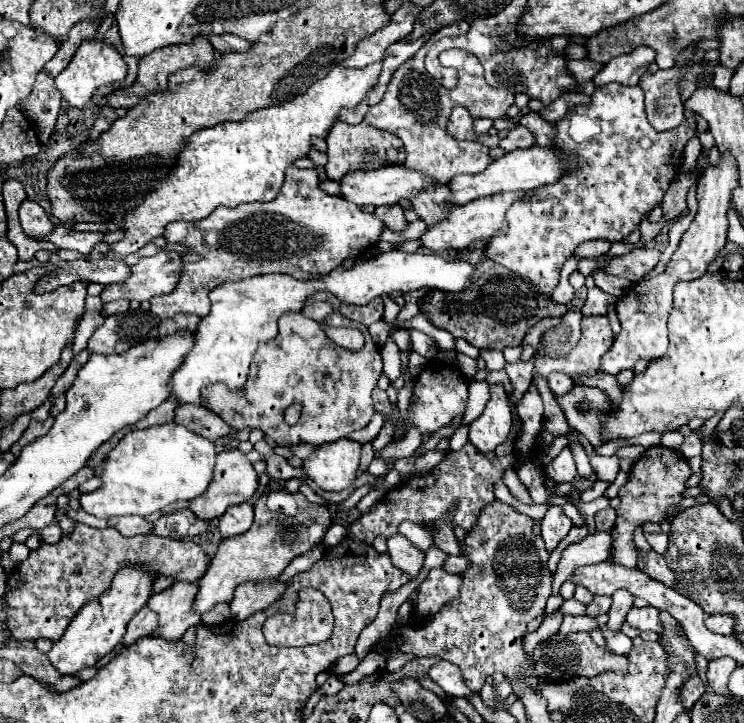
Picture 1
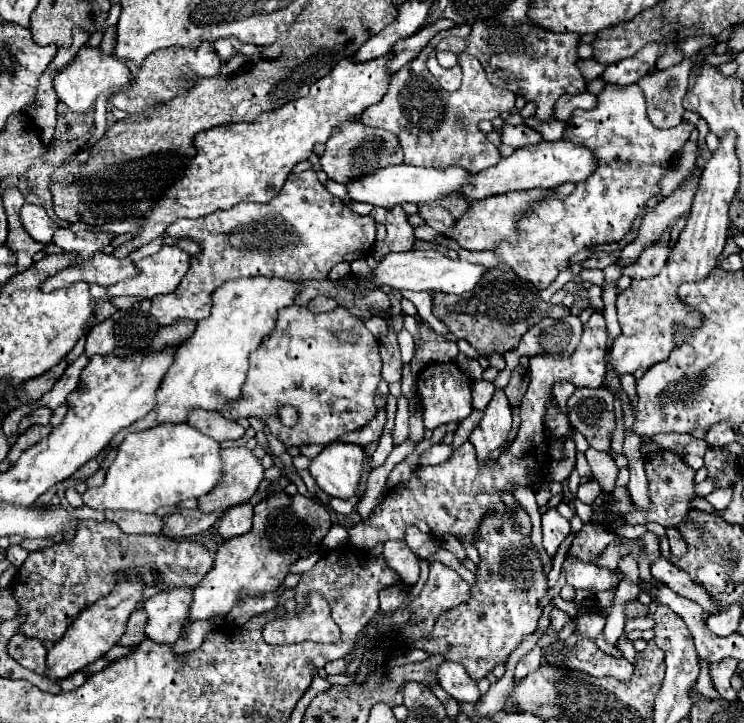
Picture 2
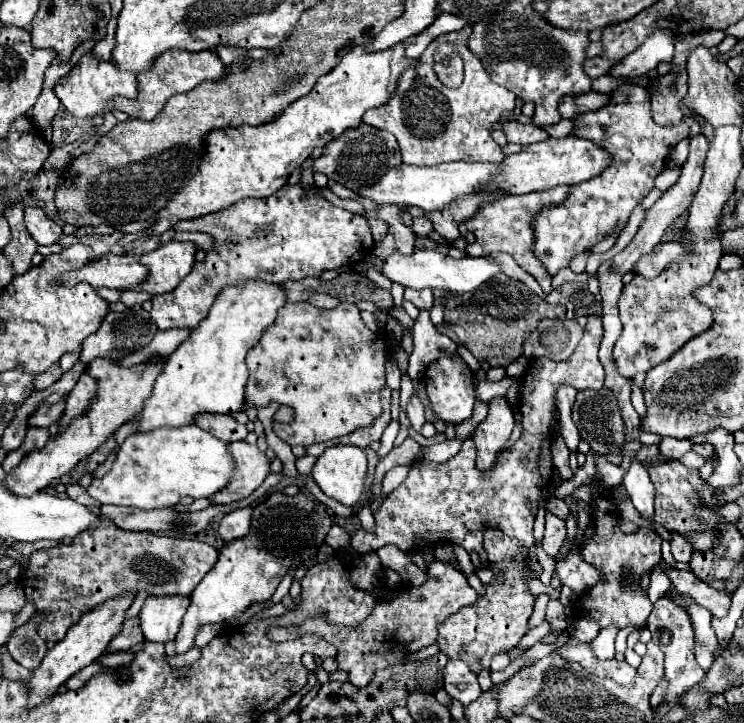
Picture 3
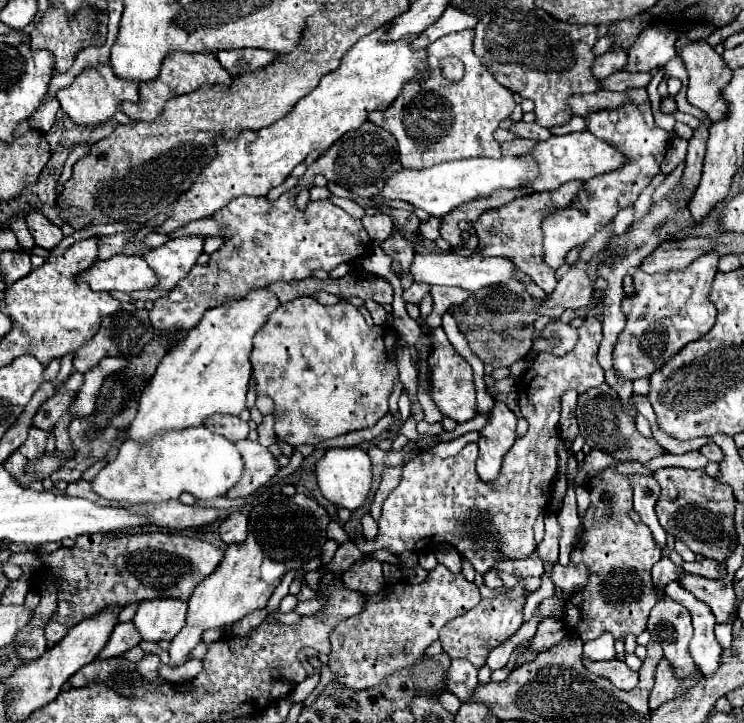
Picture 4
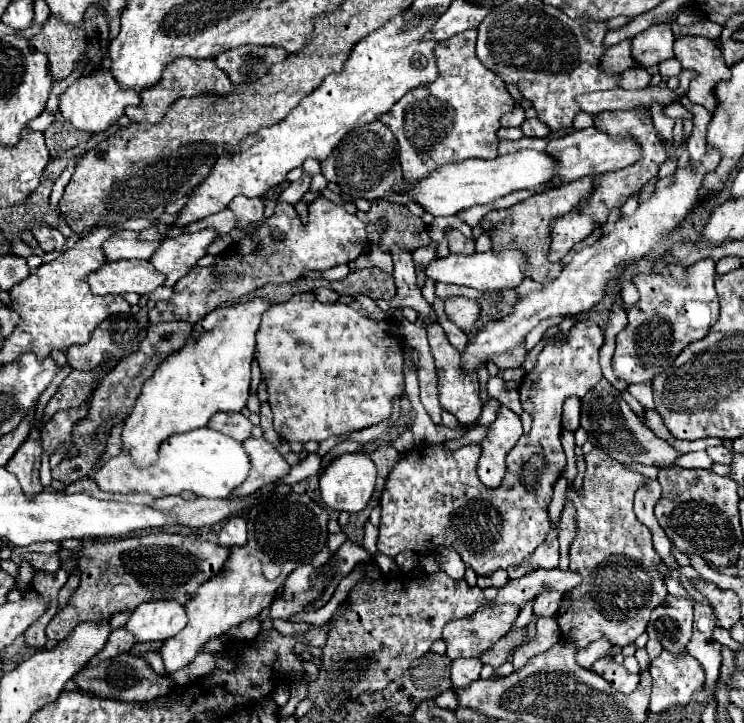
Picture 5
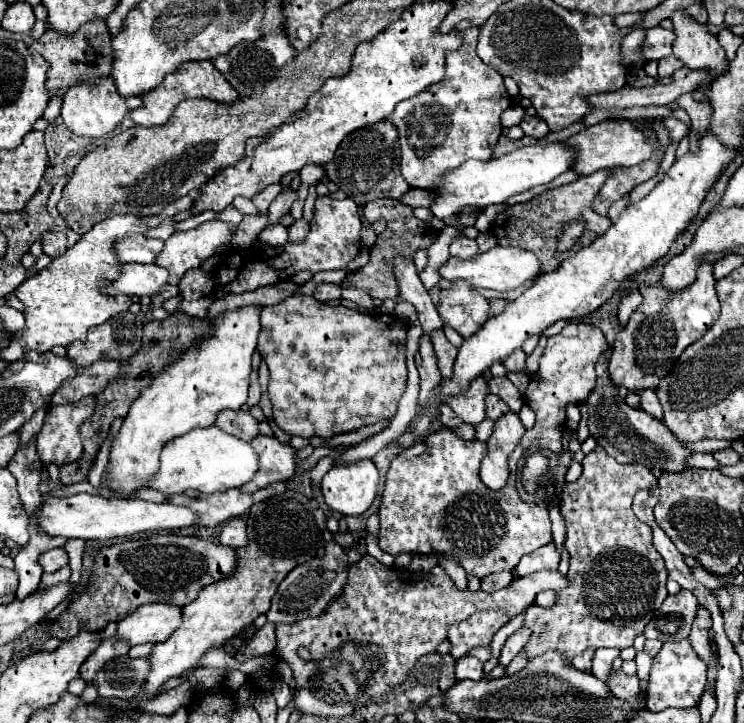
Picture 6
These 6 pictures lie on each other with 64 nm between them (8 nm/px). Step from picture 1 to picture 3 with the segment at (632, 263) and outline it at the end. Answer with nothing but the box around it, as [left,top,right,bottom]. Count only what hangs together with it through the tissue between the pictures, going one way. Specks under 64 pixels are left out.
[634,242,684,278]

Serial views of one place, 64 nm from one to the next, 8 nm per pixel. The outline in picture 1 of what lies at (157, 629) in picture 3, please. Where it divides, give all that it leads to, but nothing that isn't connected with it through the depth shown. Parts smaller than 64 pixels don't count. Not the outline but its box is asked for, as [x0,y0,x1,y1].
[148,582,202,640]

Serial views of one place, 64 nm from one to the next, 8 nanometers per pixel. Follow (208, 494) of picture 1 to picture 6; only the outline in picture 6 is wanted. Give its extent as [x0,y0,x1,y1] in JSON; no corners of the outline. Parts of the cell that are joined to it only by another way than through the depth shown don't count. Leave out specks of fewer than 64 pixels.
[242,436,296,492]

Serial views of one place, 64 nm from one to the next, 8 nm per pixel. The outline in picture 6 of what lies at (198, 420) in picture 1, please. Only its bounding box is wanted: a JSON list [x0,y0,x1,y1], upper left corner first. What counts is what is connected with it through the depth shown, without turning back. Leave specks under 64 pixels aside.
[214,410,258,440]

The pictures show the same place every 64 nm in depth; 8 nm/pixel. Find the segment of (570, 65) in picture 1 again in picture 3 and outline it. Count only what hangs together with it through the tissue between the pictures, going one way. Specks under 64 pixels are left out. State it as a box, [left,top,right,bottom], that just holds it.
[584,56,614,80]

